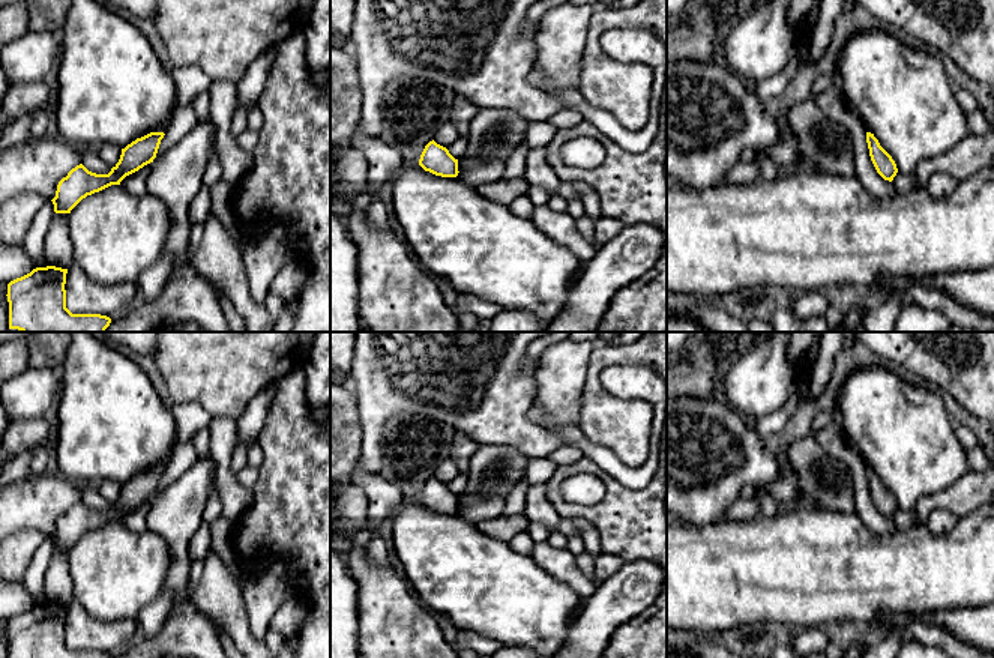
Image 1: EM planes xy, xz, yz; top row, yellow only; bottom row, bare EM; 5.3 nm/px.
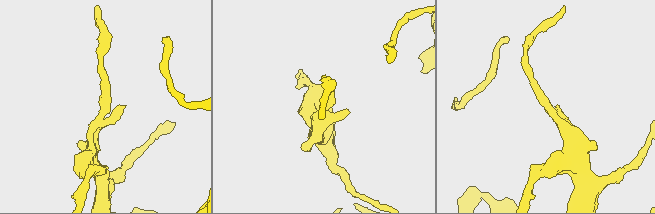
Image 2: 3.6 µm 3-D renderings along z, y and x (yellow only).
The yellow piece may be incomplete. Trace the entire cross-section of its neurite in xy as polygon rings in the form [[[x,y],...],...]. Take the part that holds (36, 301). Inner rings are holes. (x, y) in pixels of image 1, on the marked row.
[[[47,266],[8,284],[9,329],[21,332],[105,332],[111,318],[101,314],[72,314],[66,308],[68,269]]]

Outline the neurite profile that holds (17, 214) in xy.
[[[24,194],[0,204],[0,240],[8,245],[20,245],[38,210],[47,201],[42,195]]]

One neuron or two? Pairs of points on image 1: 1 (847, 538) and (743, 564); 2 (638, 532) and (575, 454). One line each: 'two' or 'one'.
1: one
2: two

